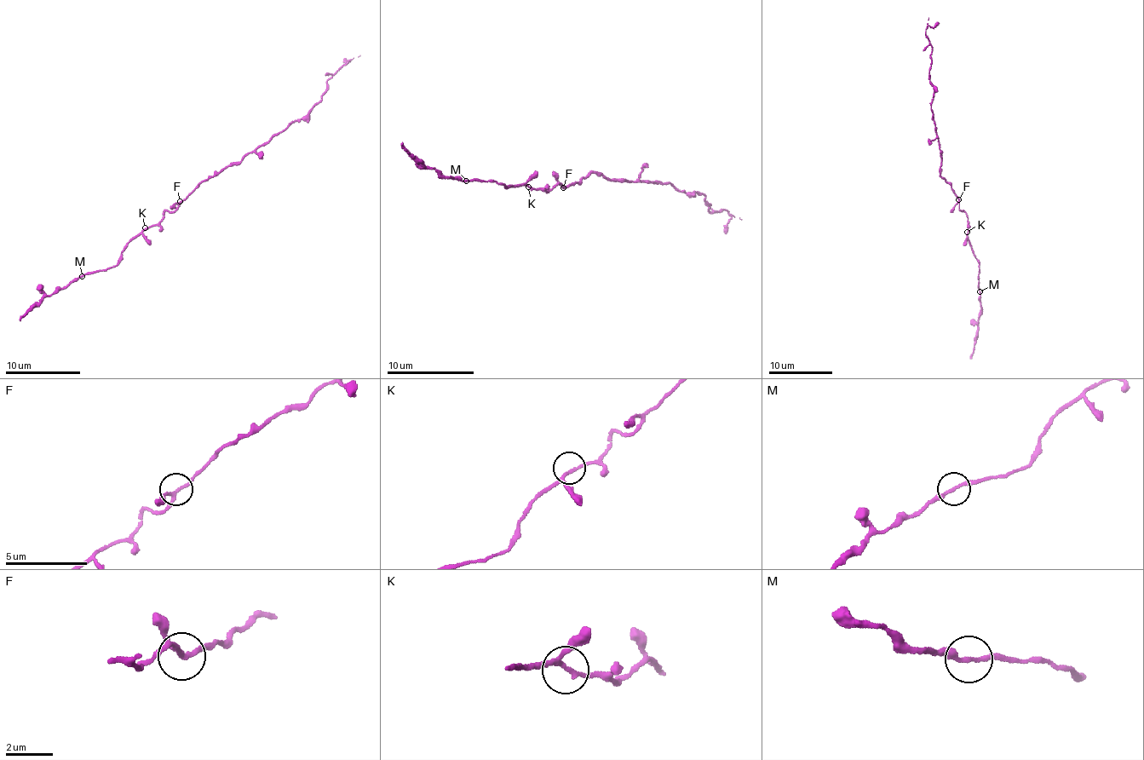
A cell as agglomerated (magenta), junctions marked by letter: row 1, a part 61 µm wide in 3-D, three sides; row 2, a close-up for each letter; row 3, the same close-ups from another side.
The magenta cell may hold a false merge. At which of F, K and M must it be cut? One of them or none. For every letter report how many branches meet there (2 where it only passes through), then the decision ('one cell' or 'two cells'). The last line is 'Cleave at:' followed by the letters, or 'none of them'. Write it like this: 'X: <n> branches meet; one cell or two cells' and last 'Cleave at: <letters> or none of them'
F: 3 branches meet; one cell
K: 3 branches meet; one cell
M: 2 branches meet; one cell
Cleave at: none of them

